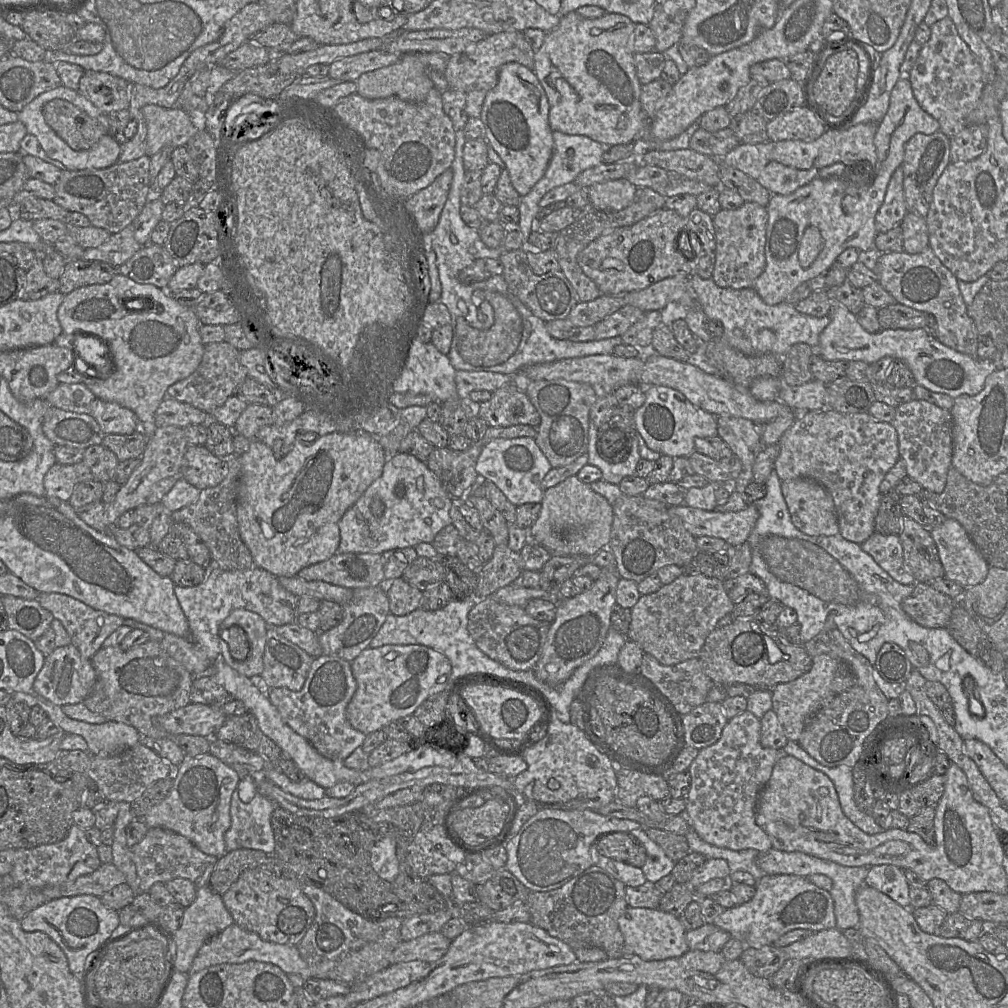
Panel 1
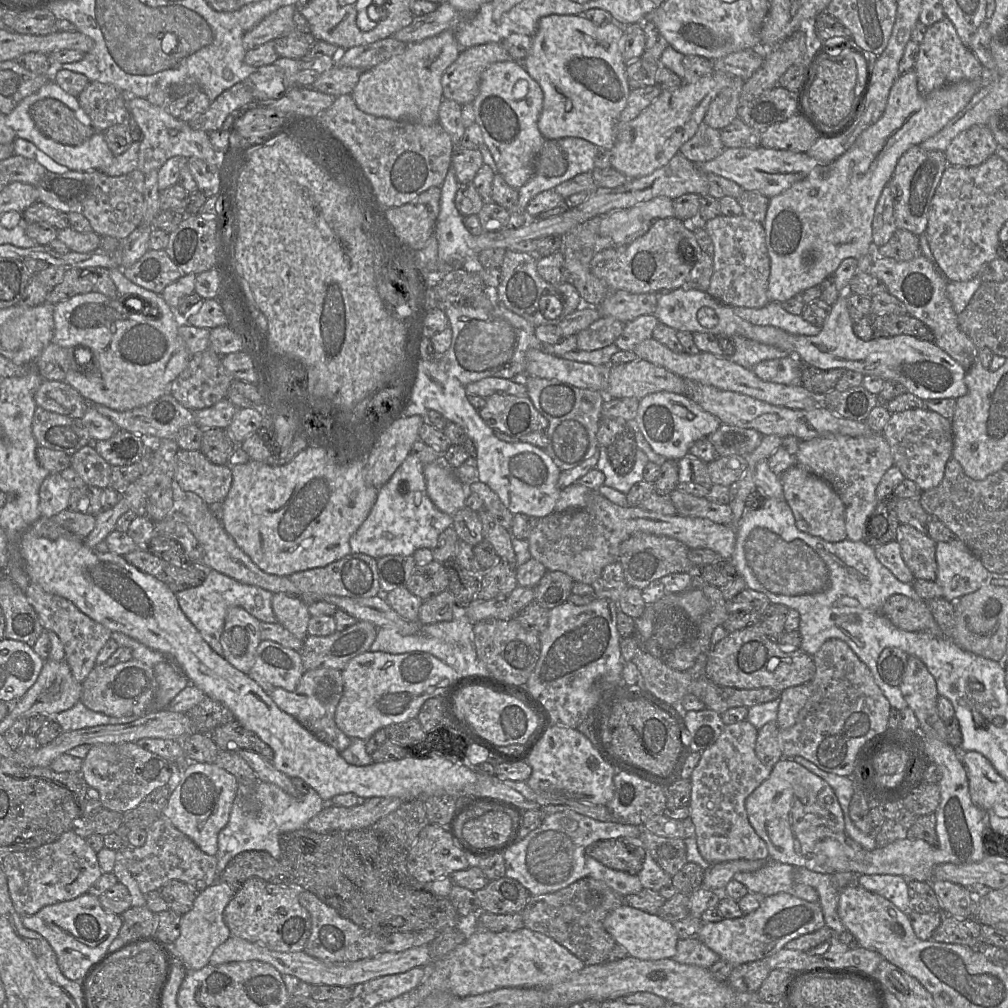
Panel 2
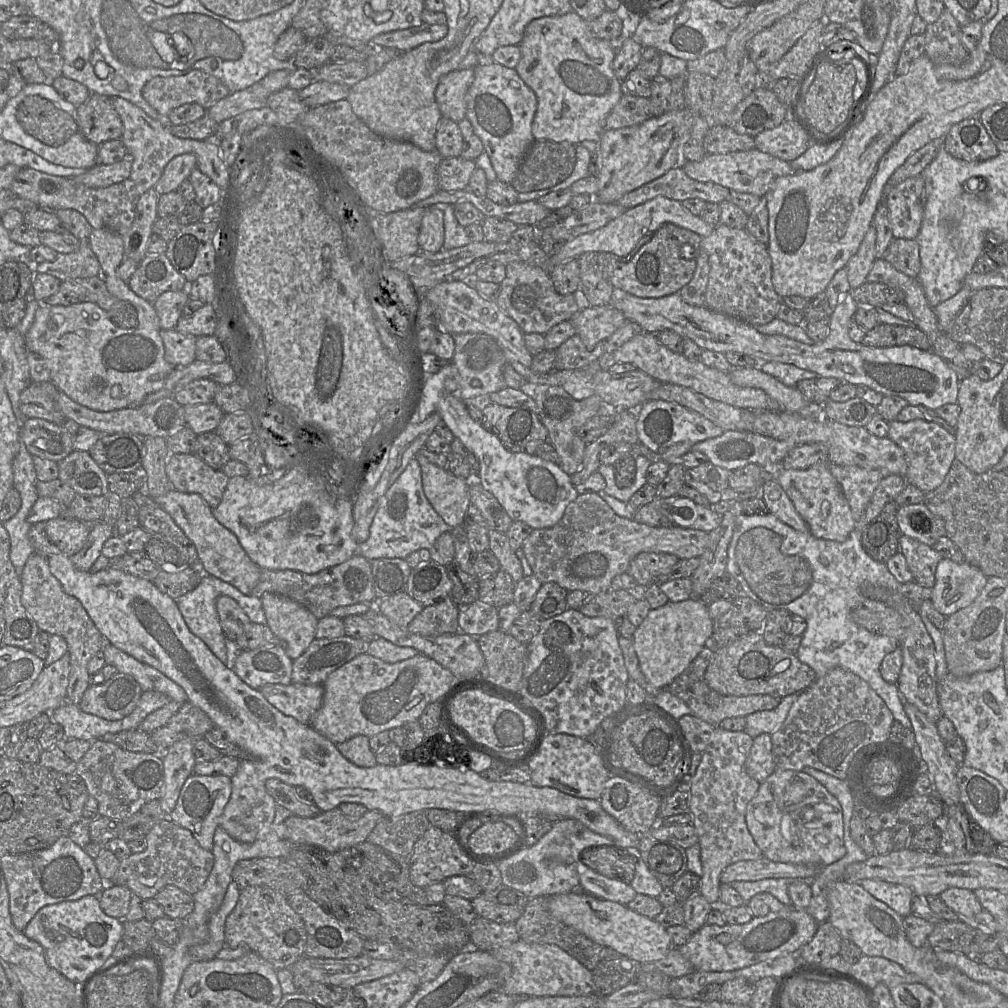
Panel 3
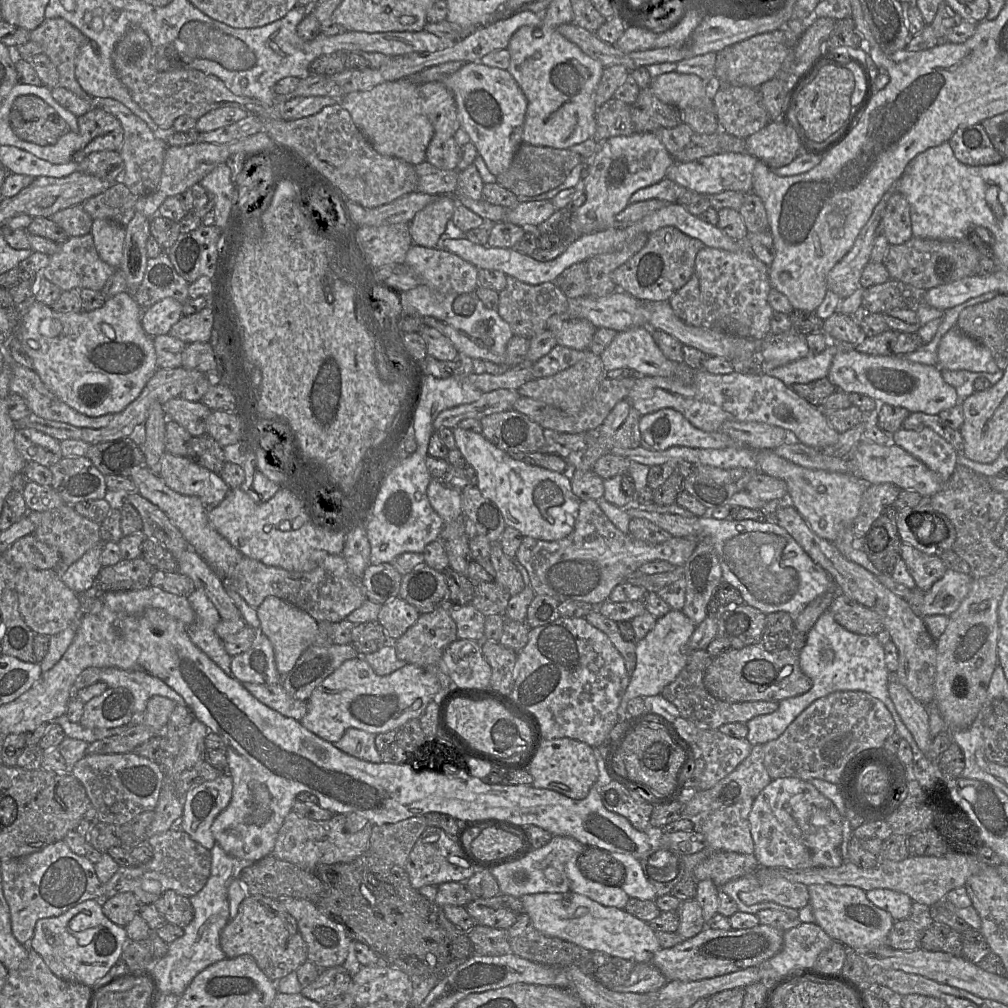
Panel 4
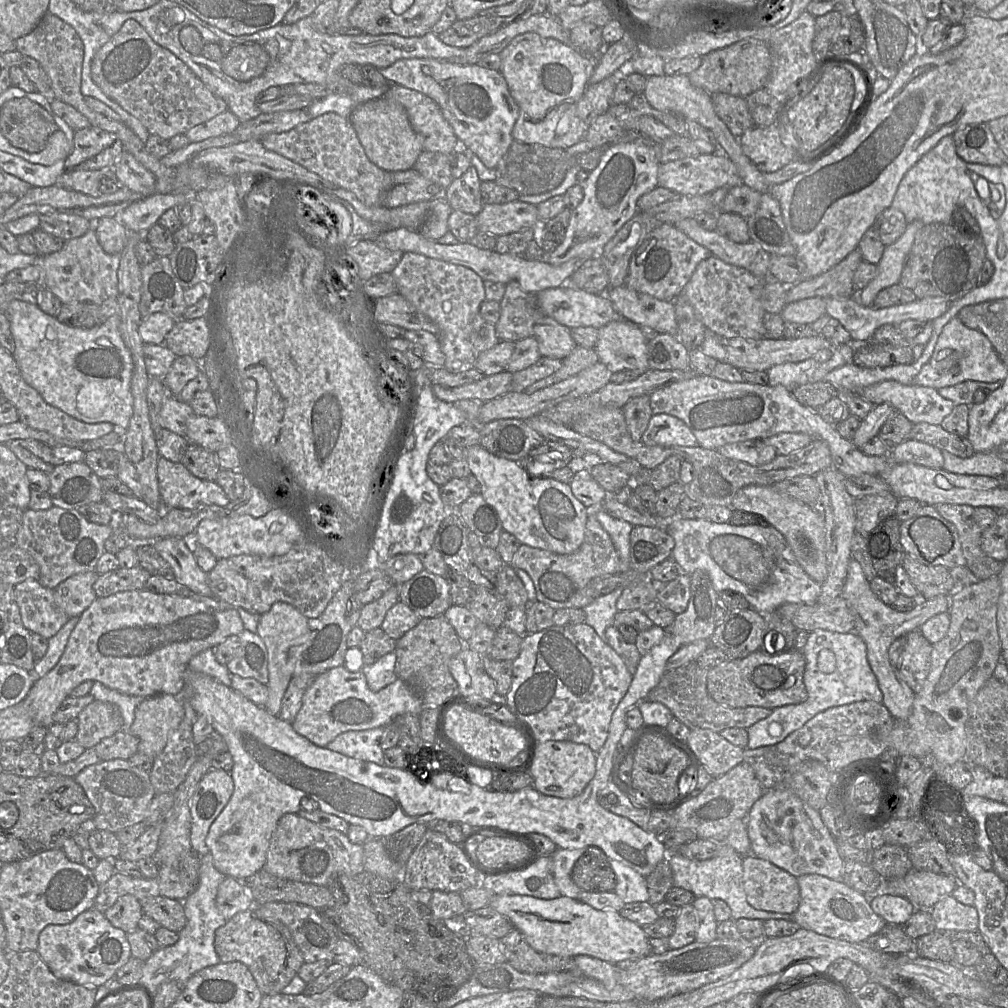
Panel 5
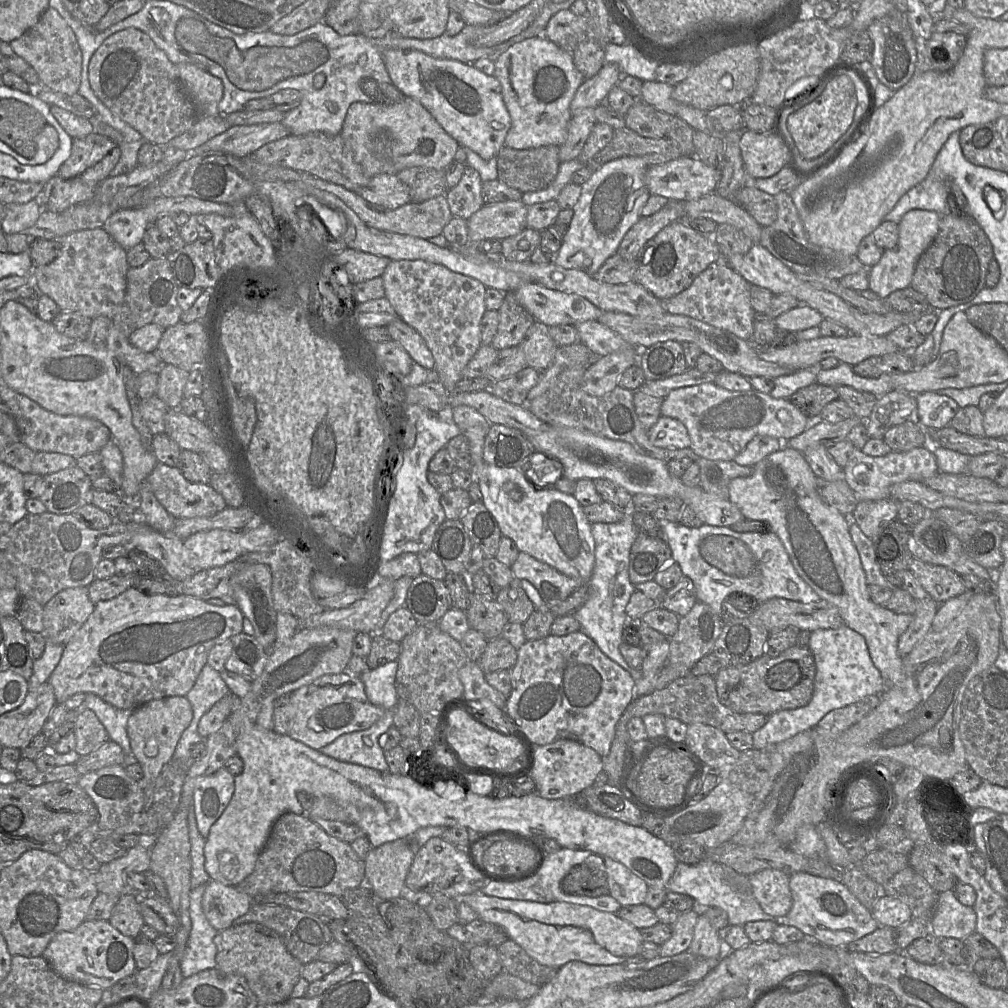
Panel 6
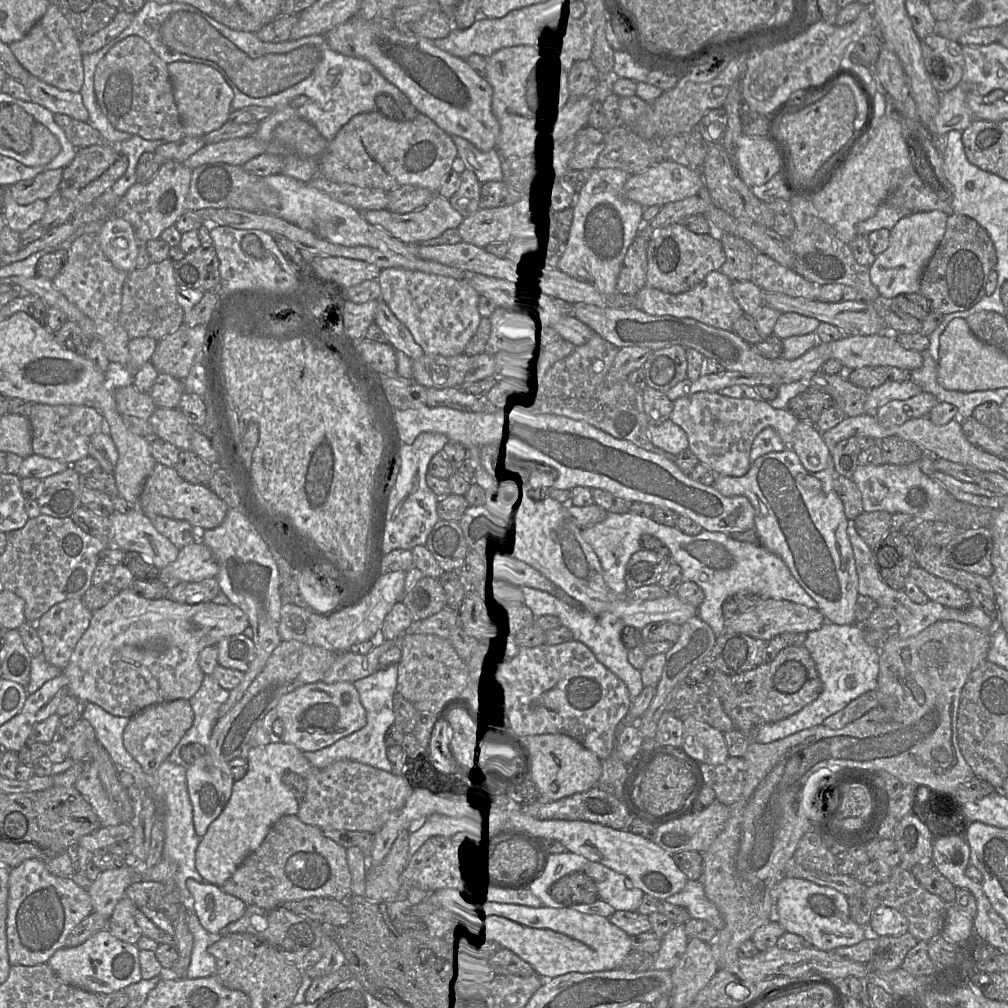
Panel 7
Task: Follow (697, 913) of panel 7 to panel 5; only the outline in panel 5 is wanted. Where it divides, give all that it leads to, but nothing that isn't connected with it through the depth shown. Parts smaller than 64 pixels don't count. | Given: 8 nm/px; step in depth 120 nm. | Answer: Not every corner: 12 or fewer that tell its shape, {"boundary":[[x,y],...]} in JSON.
{"boundary":[[729,845],[706,860],[669,853],[673,886],[721,899],[740,918],[793,914],[753,908],[743,887],[743,856]]}

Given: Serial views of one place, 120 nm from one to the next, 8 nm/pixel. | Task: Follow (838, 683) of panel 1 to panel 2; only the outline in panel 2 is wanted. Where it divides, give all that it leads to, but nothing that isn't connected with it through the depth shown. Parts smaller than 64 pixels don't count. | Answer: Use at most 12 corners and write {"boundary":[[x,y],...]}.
{"boundary":[[811,681],[781,692],[776,719],[780,729],[797,722],[811,694]]}

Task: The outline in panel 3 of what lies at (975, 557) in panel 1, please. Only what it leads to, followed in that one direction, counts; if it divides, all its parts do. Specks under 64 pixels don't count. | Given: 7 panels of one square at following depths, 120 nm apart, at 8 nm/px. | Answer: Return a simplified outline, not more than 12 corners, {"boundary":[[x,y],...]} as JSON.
{"boundary":[[943,558],[930,599],[950,616],[976,599],[987,578]]}

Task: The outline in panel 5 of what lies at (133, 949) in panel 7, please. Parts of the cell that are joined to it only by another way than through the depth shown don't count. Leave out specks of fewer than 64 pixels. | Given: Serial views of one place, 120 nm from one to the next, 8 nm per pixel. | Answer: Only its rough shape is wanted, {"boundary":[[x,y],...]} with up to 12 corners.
{"boundary":[[94,907],[46,926],[36,951],[57,978],[113,980],[127,933]]}

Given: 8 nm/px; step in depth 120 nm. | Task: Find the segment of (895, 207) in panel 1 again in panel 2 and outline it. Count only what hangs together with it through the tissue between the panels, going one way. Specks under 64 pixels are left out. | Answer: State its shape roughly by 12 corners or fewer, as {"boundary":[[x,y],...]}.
{"boundary":[[890,183],[882,190],[872,222],[873,245],[886,244],[896,229]]}

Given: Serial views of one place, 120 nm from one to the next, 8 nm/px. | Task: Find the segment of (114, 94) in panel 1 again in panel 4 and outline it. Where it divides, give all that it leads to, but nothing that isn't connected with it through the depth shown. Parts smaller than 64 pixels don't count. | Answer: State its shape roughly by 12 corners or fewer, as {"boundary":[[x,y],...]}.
{"boundary":[[99,106],[77,117],[80,162],[92,152],[119,151],[120,122]]}

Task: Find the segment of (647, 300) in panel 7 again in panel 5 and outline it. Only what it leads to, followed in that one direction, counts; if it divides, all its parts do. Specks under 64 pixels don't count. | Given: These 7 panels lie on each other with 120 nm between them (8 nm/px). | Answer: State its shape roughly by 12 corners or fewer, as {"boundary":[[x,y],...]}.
{"boundary":[[711,255],[679,297],[708,332],[765,335],[765,283]]}

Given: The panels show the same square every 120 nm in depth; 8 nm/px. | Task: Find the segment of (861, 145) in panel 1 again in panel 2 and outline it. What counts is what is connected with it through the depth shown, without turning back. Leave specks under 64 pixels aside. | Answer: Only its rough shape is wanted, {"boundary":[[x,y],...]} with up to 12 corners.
{"boundary":[[725,148],[697,164],[768,198],[820,164],[807,152]]}

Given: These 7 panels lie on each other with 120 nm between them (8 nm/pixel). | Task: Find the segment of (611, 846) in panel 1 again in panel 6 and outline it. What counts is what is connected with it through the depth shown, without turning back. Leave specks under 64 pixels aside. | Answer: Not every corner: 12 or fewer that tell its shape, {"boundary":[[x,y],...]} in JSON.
{"boundary":[[586,862],[560,881],[573,896],[609,895],[606,872]]}

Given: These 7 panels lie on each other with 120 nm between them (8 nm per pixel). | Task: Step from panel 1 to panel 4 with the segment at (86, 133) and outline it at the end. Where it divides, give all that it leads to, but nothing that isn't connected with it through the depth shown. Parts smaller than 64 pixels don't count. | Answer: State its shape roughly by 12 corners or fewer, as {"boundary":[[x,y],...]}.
{"boundary":[[34,95],[14,100],[14,136],[54,145],[70,131],[65,120]]}

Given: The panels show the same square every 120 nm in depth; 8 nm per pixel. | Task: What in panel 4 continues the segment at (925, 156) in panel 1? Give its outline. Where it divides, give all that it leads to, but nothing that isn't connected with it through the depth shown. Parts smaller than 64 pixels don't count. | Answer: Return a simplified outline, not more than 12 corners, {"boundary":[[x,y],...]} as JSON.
{"boundary":[[896,192],[881,223],[890,245],[912,236],[910,206]]}

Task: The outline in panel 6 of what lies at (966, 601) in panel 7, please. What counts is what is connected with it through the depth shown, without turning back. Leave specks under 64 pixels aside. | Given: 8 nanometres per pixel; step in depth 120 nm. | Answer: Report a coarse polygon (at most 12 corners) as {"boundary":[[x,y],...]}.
{"boundary":[[913,558],[908,570],[939,605],[966,593],[961,576]]}

